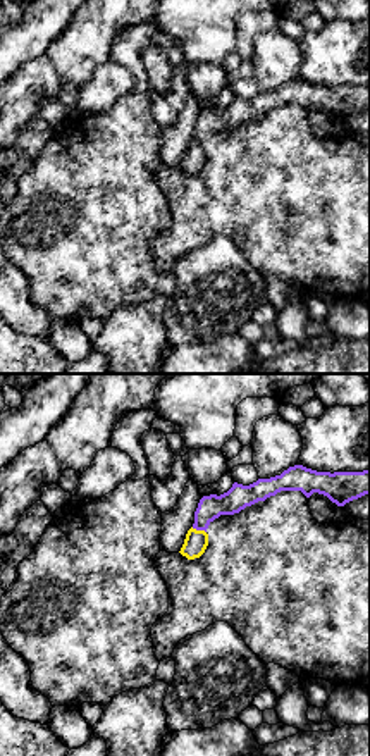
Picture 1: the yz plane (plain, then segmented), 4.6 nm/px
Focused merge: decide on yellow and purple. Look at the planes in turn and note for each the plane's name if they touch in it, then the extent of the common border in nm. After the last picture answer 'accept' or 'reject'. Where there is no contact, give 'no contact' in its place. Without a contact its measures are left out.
meets yellow in yz; contact 80 nm long

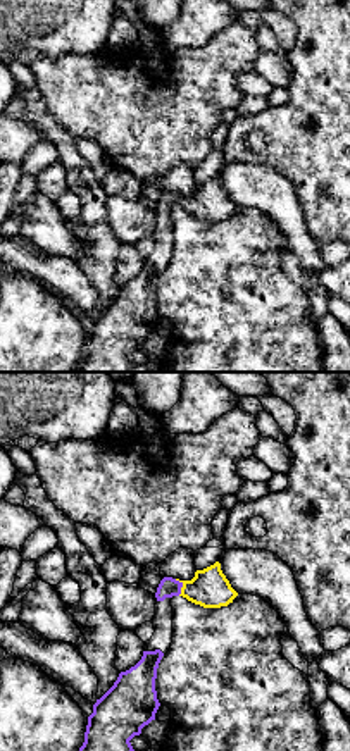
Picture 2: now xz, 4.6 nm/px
meets yellow in xz; contact 80 nm long

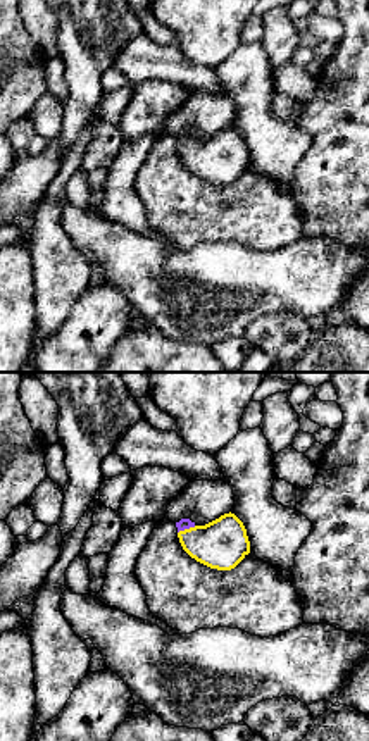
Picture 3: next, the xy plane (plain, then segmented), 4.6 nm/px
meets yellow in xy; contact 90 nm long

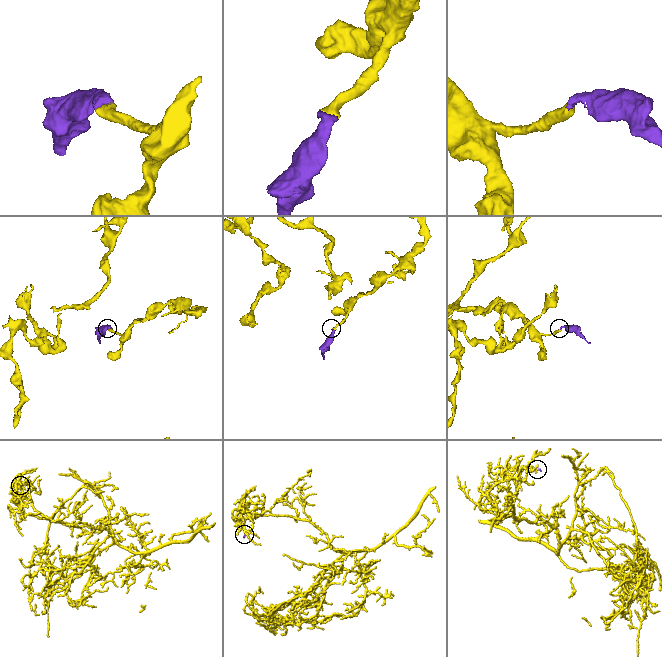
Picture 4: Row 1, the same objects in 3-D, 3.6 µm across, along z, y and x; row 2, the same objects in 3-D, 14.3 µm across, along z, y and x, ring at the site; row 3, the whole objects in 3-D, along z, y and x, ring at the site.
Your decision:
accept

